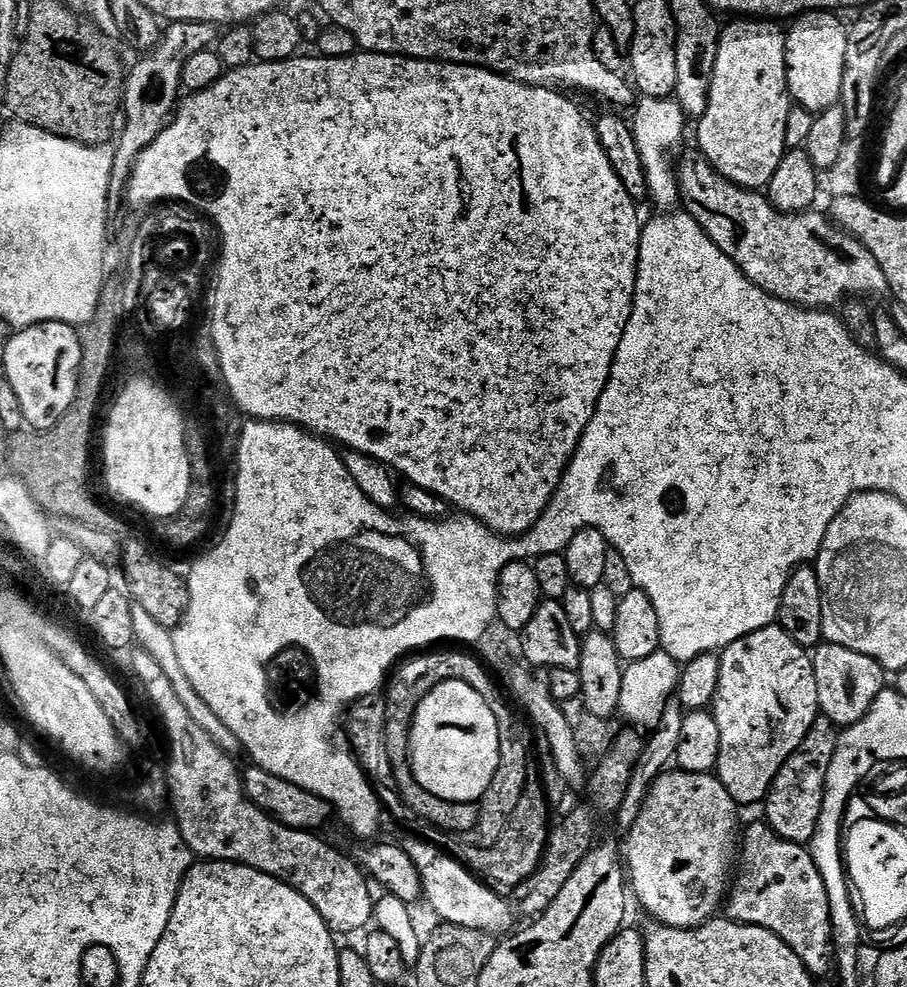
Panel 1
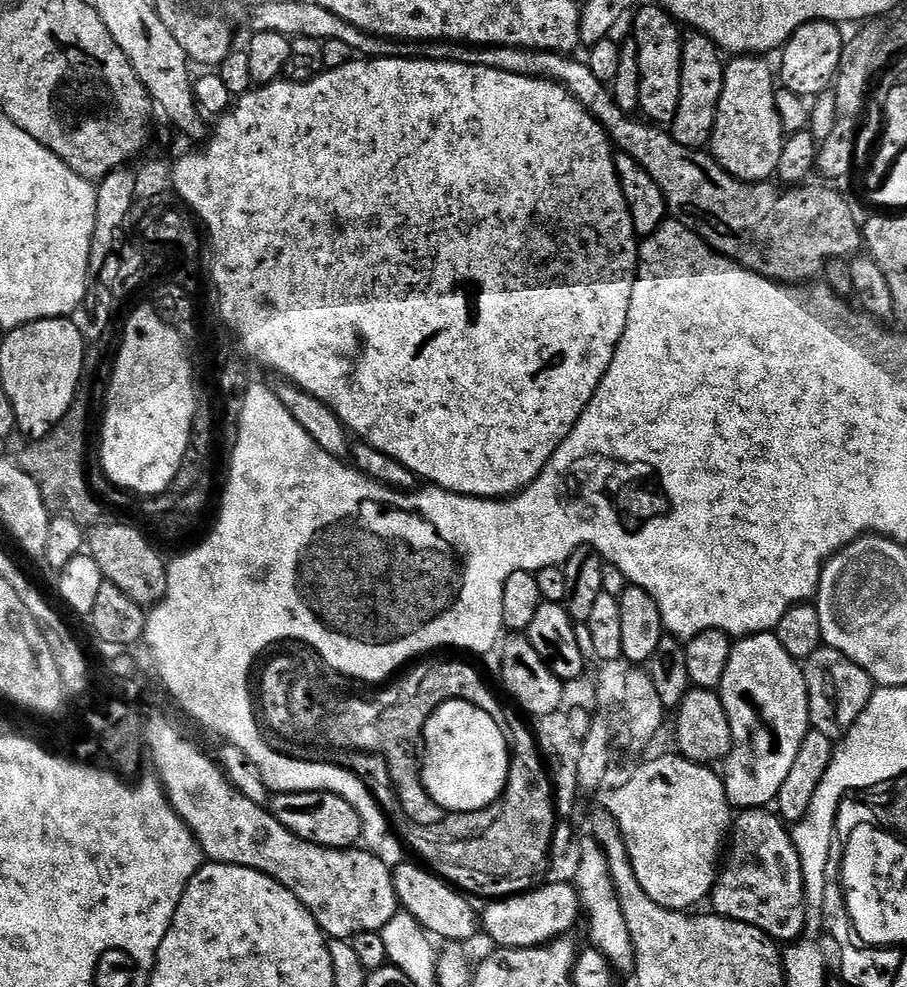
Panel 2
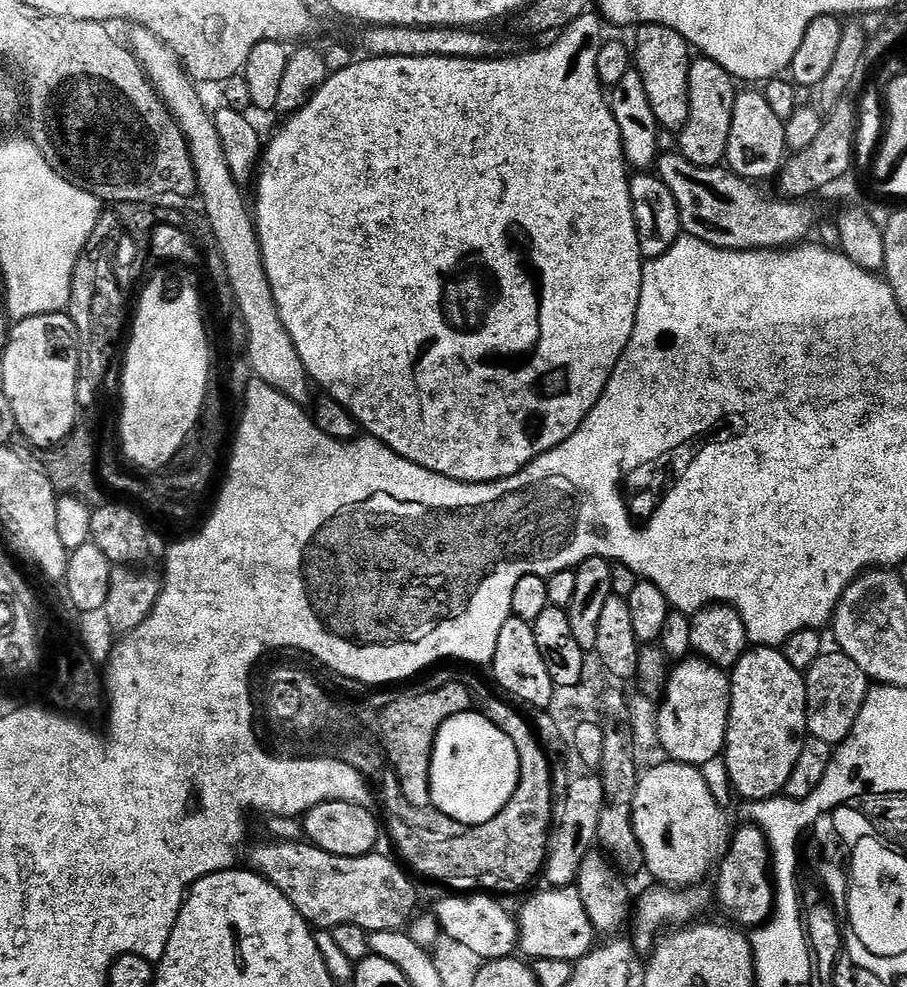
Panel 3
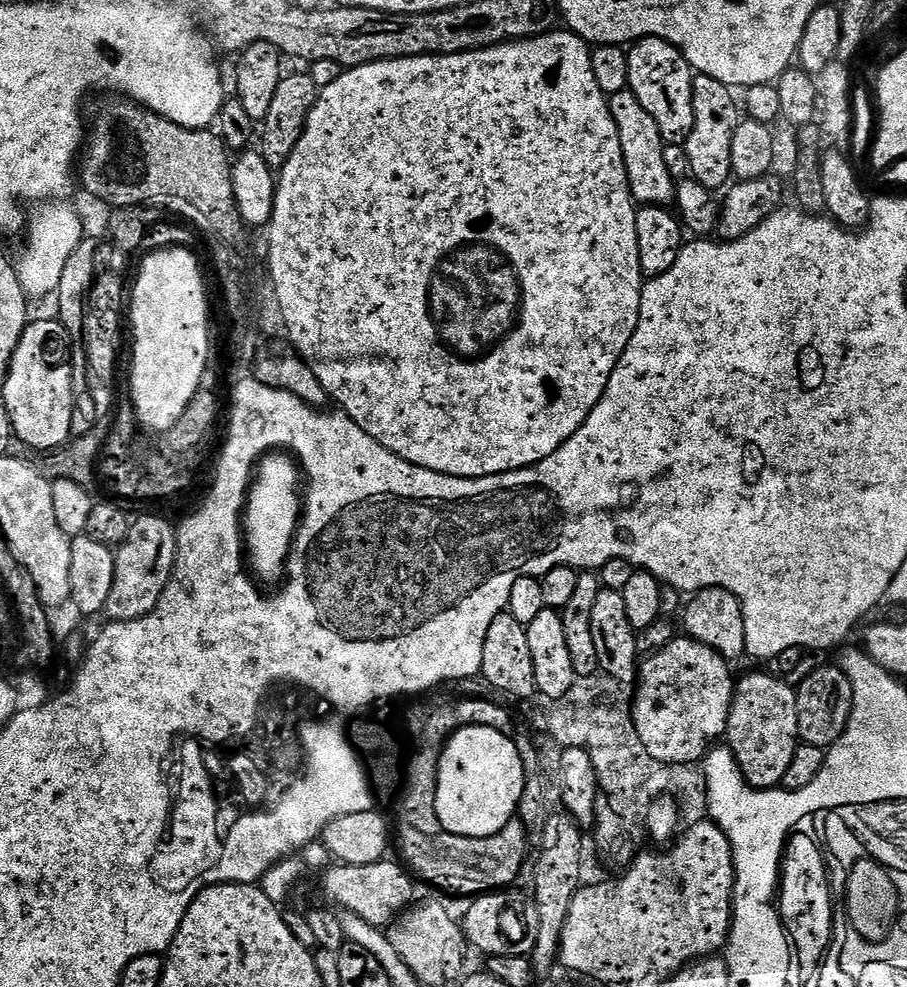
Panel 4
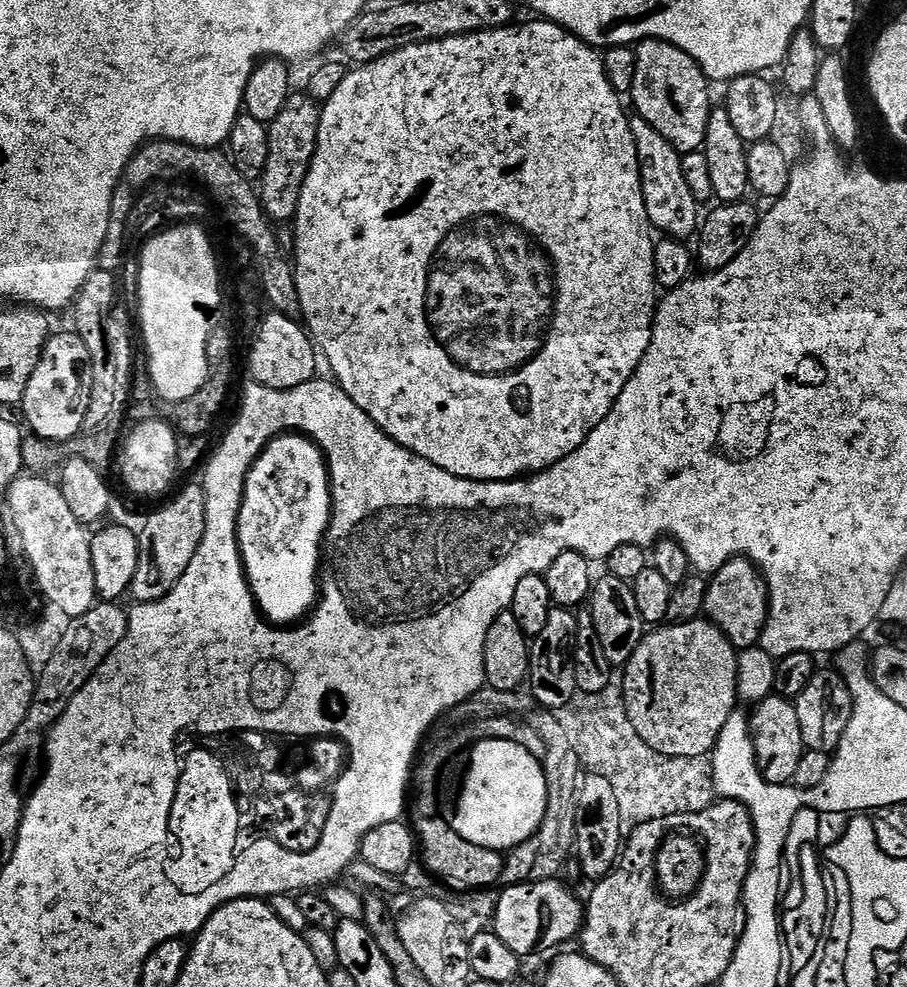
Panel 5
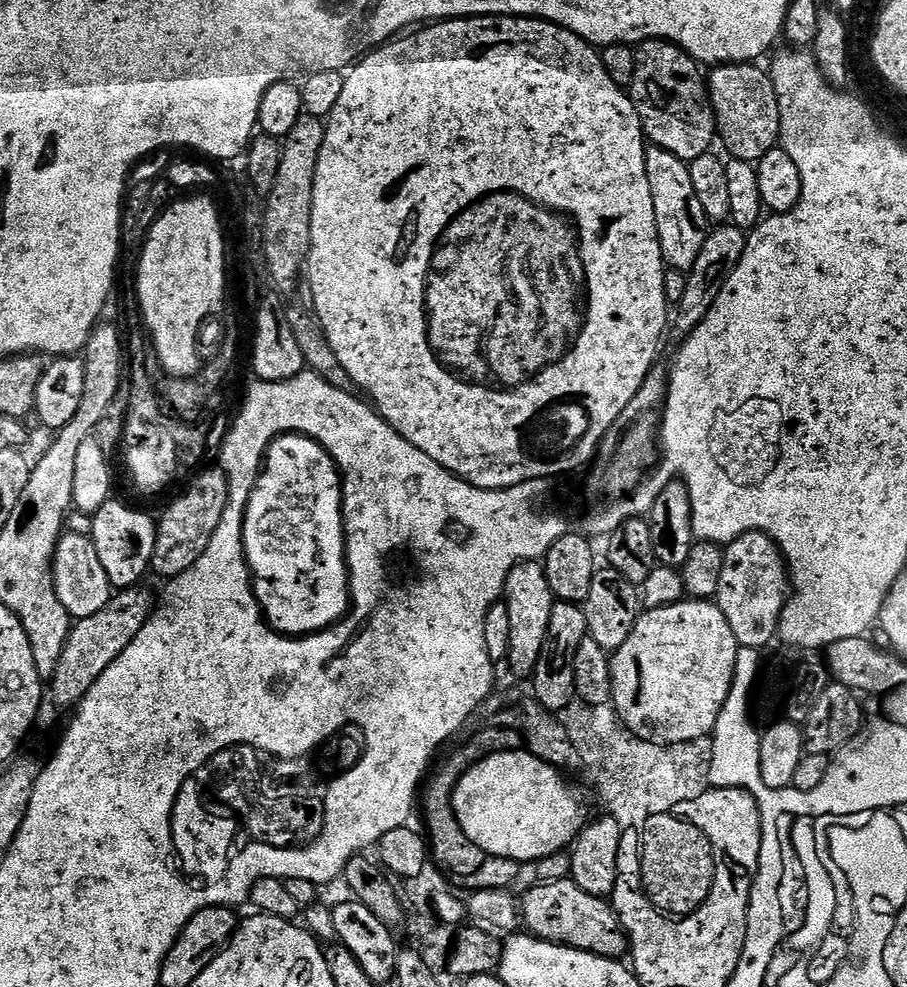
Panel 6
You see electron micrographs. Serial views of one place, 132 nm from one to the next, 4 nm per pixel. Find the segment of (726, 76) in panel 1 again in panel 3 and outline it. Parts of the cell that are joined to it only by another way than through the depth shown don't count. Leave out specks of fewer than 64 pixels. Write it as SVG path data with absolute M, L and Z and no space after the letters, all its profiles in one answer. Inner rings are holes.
M741 91L734 102L733 124L725 156L727 167L745 180L760 182L762 178L775 177L779 173L787 150L784 121L770 110L770 102L766 102L763 91Z

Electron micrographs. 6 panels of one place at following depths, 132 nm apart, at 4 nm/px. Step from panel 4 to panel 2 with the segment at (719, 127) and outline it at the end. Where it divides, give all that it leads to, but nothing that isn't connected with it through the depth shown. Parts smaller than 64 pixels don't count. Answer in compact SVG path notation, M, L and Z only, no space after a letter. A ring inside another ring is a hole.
M692 30L683 37L683 41L680 103L670 131L680 146L700 150L711 141L718 102L721 100L722 86L725 84L726 64L721 49L710 37Z

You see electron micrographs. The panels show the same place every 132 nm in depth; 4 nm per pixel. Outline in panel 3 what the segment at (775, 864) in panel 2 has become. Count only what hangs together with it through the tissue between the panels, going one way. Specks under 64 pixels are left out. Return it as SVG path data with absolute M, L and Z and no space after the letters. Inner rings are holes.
M744 822L744 825L733 836L731 833L730 839L719 857L718 867L714 872L715 876L715 903L717 905L720 903L721 910L729 916L727 919L733 925L744 930L755 930L768 921L776 902L776 894L772 851L768 849L768 839L762 828L757 828L751 822Z

